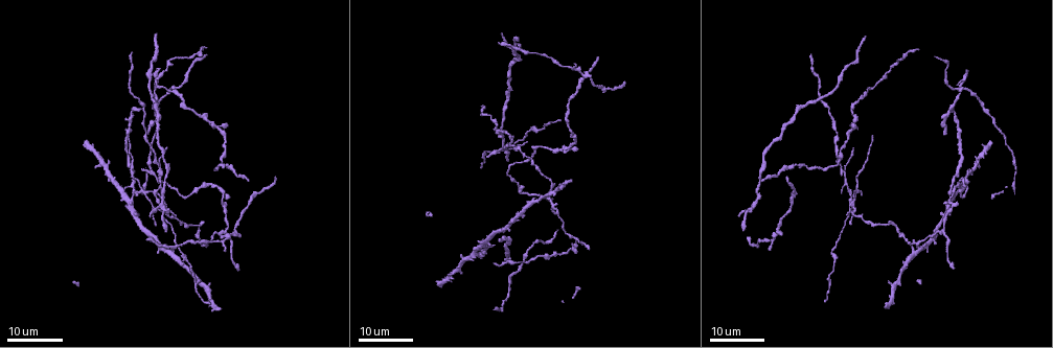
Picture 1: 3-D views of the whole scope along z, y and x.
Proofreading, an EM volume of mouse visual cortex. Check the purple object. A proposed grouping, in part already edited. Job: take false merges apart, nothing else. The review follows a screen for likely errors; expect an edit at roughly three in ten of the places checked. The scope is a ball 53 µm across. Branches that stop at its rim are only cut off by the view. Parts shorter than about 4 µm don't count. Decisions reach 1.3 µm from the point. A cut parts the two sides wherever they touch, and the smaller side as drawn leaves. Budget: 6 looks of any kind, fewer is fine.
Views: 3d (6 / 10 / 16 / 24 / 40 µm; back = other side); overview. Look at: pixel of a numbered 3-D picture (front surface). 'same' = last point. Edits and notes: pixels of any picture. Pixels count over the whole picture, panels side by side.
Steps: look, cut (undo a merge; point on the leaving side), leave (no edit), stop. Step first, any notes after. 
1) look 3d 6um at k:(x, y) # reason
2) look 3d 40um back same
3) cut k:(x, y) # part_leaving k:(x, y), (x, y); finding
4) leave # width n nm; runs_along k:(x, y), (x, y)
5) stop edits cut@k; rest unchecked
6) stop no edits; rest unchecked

look 3d 16um at 1:(822, 99)

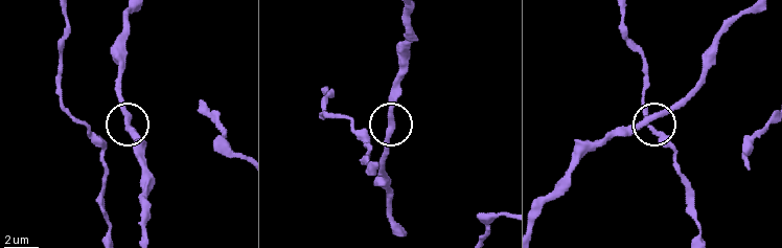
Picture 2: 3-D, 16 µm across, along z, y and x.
look 3d 6um at 2:(649, 116)

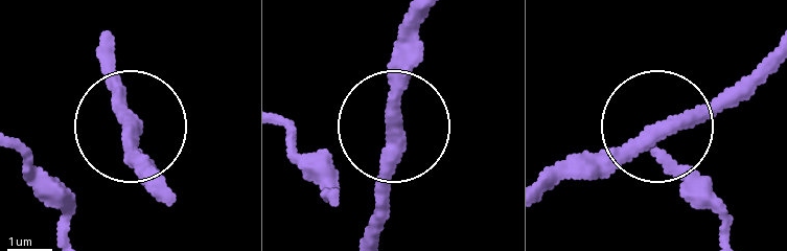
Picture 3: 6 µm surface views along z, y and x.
leave # runs_along 3:(66, 236), (66, 200), (133, 124), (111, 49); one cell here

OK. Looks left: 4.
look 3d 24um at 1:(948, 109)

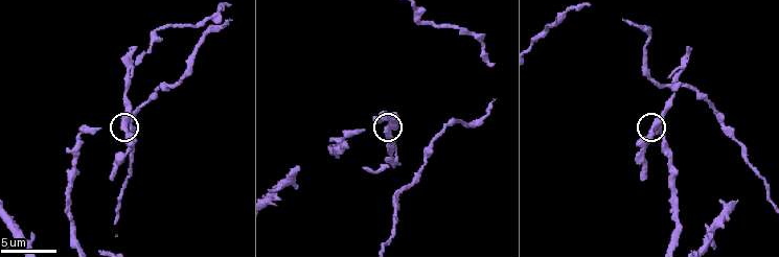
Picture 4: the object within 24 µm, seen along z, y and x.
look 3d 6um at 4:(655, 123) # closer look

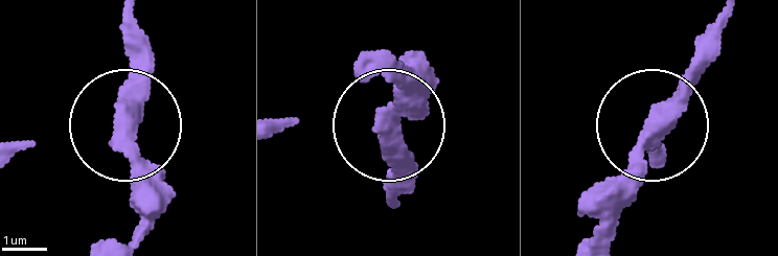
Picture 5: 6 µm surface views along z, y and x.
look 3d 6um back at 5:(126, 129) # other side

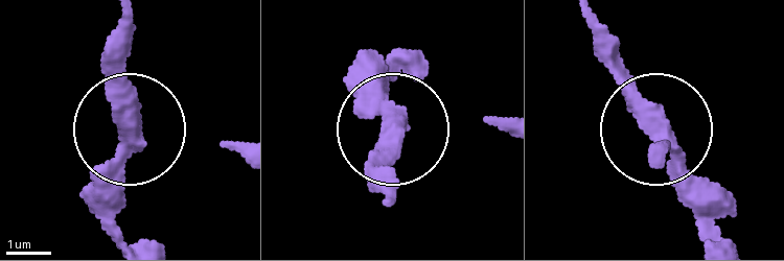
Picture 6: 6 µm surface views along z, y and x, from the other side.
leave # width 410 nm; one cell here

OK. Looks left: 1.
stop no edits; rest unchecked

